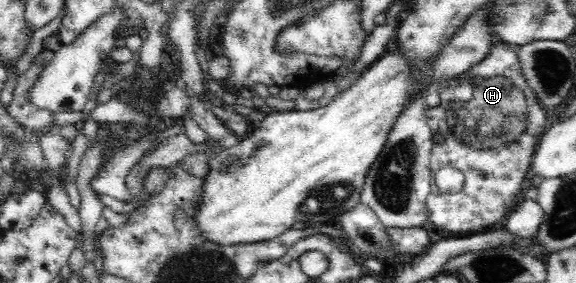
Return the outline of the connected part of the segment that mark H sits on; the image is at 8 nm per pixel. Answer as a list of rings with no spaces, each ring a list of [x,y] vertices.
[[[494,41],[490,53],[466,69],[462,75],[446,77],[440,85],[434,85],[440,97],[436,106],[425,109],[427,124],[432,139],[443,139],[444,143],[434,143],[430,155],[430,175],[433,177],[443,167],[460,169],[464,174],[464,183],[459,193],[446,194],[435,186],[431,187],[426,199],[427,215],[430,221],[441,230],[463,235],[480,234],[489,225],[502,221],[512,211],[512,203],[520,193],[534,147],[545,133],[546,111],[537,100],[536,94],[527,84],[522,73],[517,47]]]

